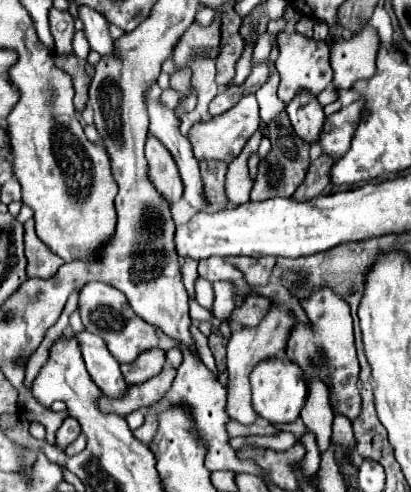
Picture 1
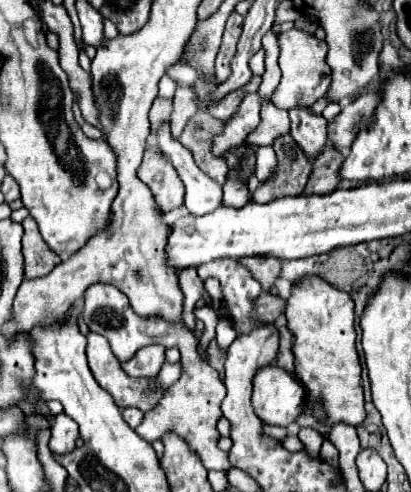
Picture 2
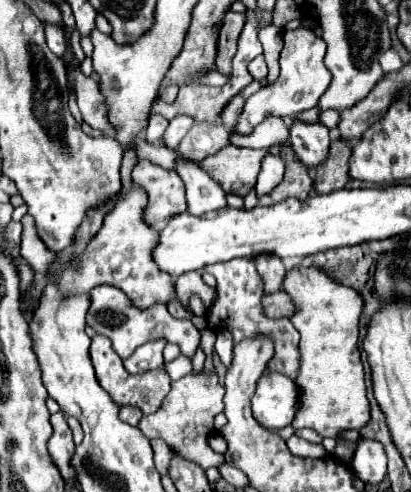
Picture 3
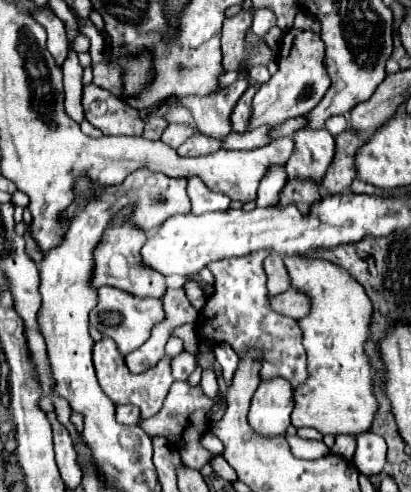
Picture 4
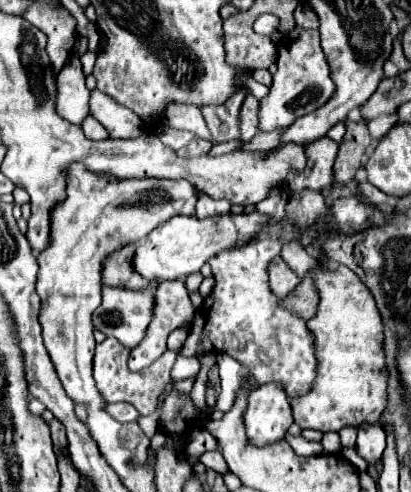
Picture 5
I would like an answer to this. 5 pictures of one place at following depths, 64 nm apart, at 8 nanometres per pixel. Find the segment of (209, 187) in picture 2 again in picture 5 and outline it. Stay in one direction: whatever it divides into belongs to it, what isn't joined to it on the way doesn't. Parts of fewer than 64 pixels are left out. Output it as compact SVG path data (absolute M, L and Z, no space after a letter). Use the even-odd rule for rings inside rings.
M196 190L196 192L198 192L198 202L196 202L196 216L198 218L208 218L208 216L230 212L230 202L228 200L224 200L224 198L214 200L200 190Z

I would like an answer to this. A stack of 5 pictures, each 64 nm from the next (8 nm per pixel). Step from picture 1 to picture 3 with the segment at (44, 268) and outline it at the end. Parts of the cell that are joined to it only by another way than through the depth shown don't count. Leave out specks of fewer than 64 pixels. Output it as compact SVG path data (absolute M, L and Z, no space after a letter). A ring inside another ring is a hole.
M26 214L22 218L23 232L21 235L20 253L28 266L32 268L34 274L38 276L46 276L52 260L54 260L54 252L46 248L46 244L38 238L35 221L32 216Z

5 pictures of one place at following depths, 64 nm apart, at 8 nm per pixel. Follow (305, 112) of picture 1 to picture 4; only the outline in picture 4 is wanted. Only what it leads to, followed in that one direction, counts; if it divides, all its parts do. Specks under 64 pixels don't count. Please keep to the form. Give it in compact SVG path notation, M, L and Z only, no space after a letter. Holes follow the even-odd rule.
M300 128L294 132L294 154L286 162L288 178L312 178L320 182L334 156L334 136L326 130Z

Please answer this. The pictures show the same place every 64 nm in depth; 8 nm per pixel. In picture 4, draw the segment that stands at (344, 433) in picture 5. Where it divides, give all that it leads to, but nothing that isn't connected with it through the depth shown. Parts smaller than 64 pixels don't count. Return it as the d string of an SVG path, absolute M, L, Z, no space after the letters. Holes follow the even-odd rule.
M354 434L338 435L331 453L342 456L350 461L356 449L356 436Z

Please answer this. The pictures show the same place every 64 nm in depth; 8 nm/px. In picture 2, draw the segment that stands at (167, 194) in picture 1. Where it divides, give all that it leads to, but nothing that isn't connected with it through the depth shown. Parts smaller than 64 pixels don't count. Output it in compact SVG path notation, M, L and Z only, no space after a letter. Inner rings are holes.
M150 146L145 150L138 177L144 180L144 184L148 184L162 212L170 212L172 208L182 206L184 184L176 176L172 162L166 160L158 146Z

